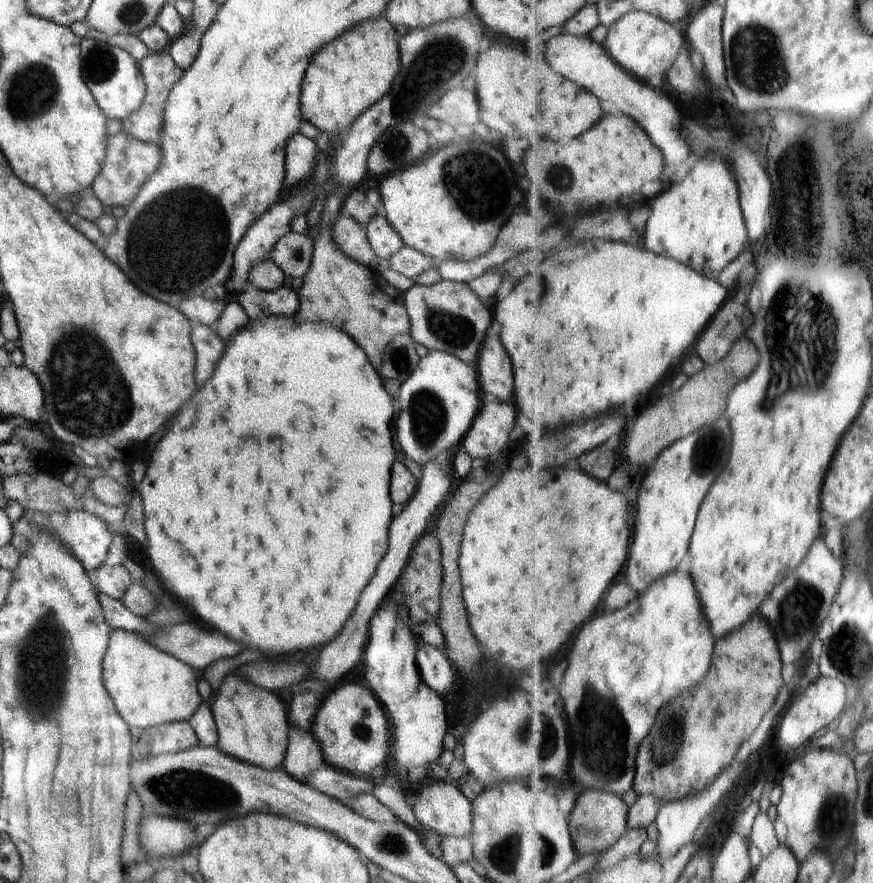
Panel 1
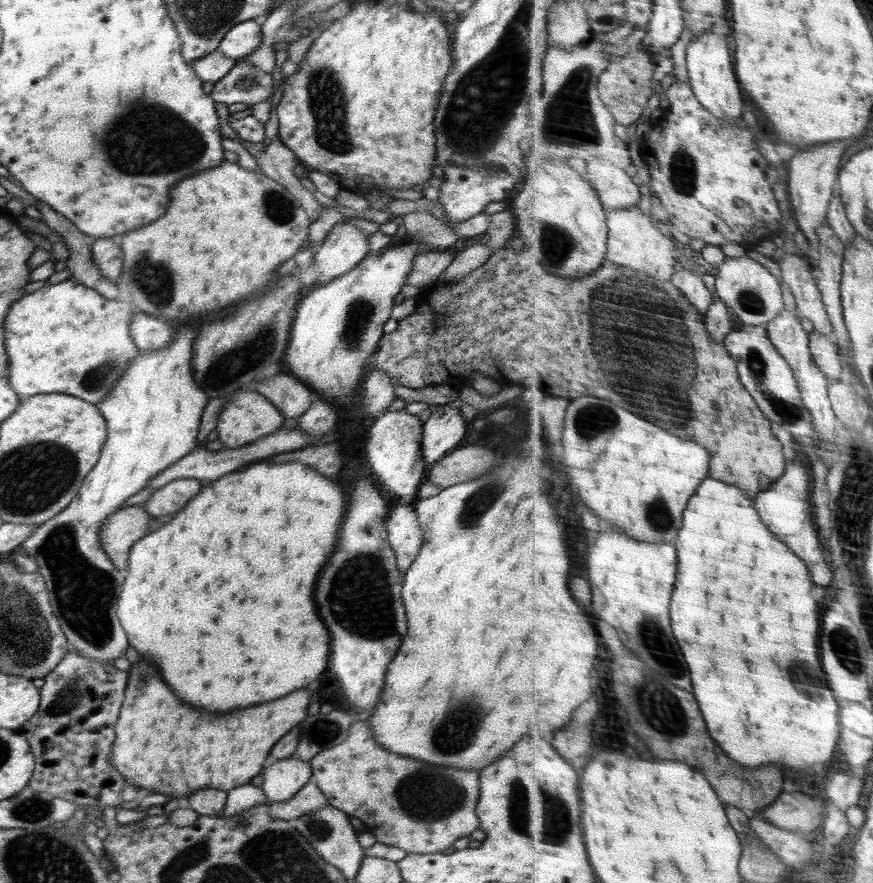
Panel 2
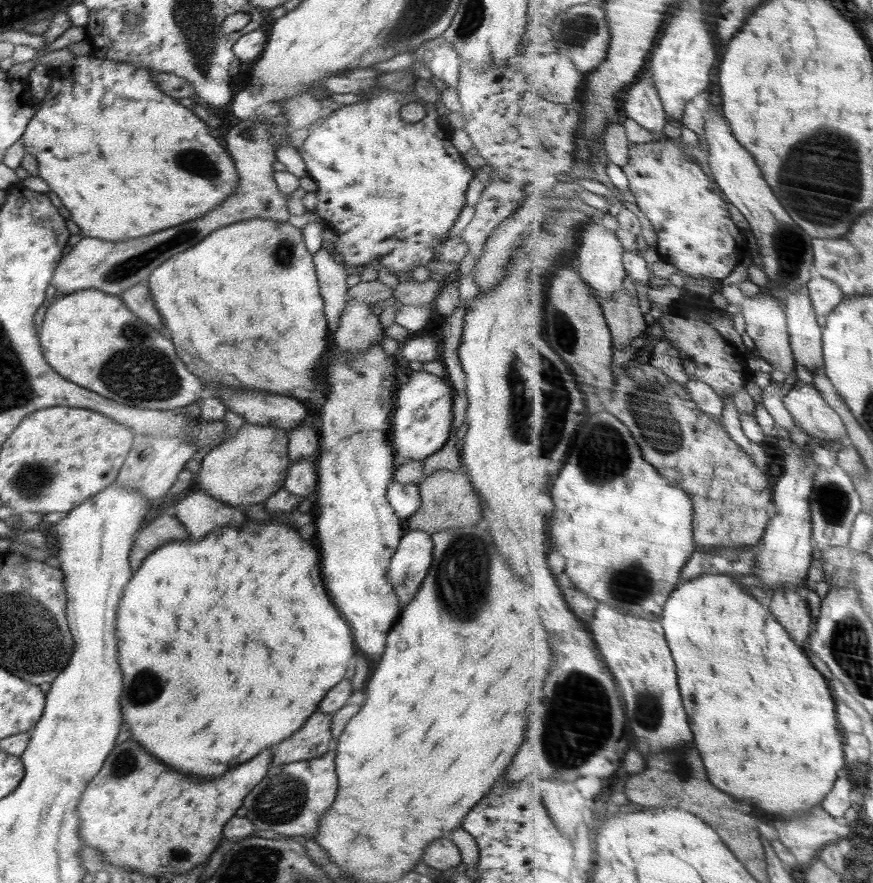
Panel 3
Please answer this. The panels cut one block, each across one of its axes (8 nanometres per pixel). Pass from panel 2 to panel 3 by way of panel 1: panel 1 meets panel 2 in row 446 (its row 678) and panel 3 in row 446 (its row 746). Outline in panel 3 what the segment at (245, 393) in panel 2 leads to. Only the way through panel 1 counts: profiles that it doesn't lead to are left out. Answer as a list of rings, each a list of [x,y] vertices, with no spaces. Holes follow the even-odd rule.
[[[244,422],[236,434],[228,436],[203,456],[196,484],[204,493],[232,506],[238,506],[240,498],[242,504],[262,503],[268,496],[272,496],[272,492],[278,492],[284,487],[286,472],[290,466],[288,441],[289,431],[285,428]]]

